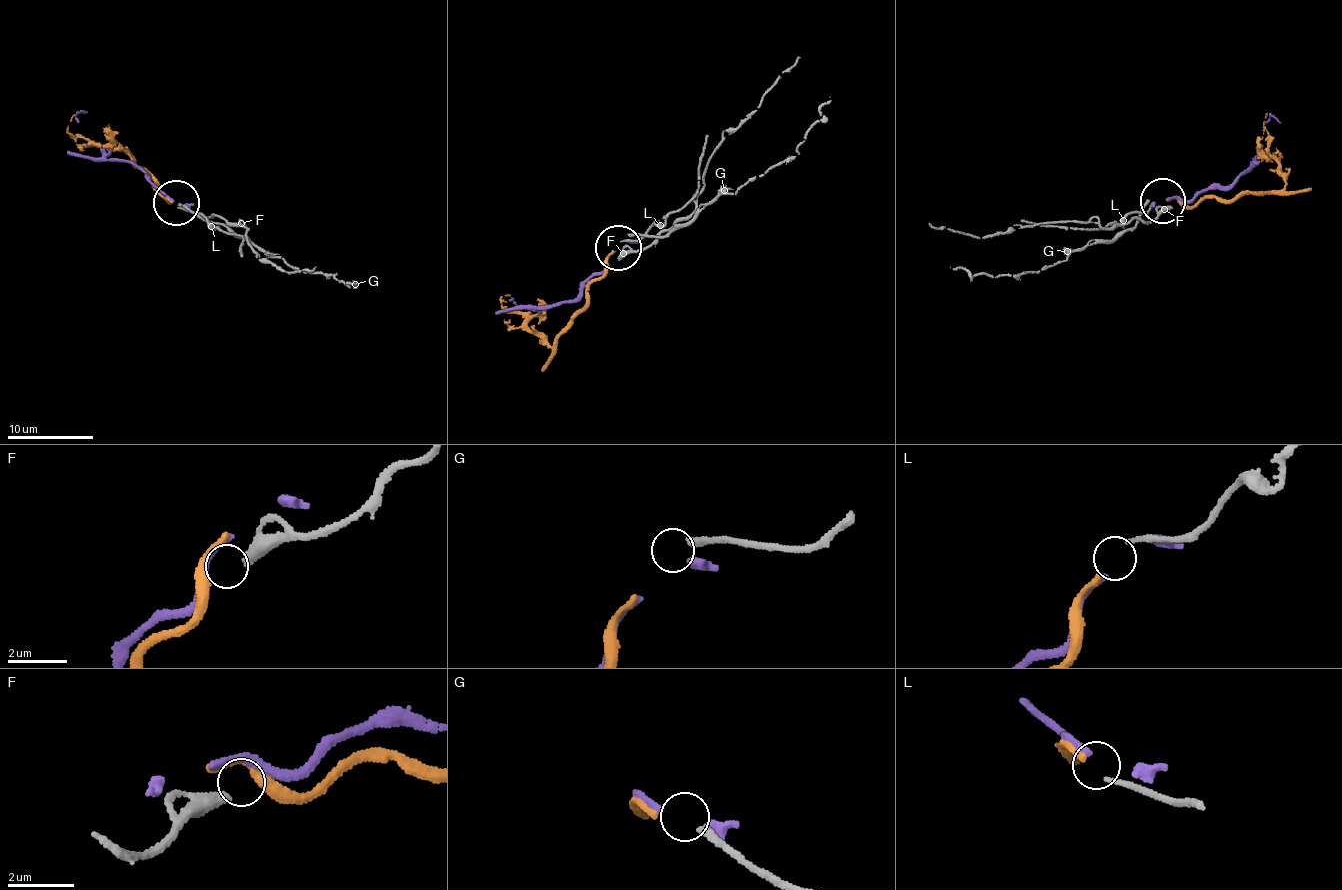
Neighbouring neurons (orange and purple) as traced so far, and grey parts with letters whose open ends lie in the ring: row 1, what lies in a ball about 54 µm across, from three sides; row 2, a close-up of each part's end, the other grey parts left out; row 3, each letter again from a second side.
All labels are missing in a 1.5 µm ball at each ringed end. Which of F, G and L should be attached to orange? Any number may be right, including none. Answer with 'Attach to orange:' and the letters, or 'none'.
Attach to orange: none

